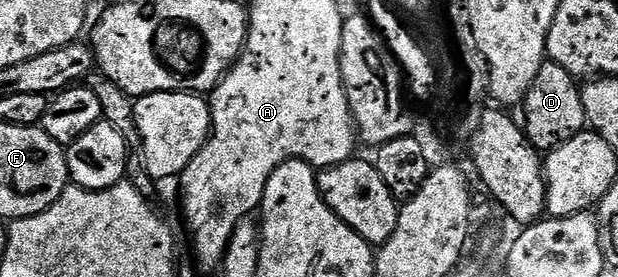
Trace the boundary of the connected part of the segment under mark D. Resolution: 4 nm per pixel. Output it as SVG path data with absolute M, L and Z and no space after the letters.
M545 62L537 72L533 86L529 86L526 96L523 97L521 111L521 124L526 131L527 140L543 154L559 148L569 142L569 138L588 127L583 93L576 77L571 76L569 70L550 62Z

